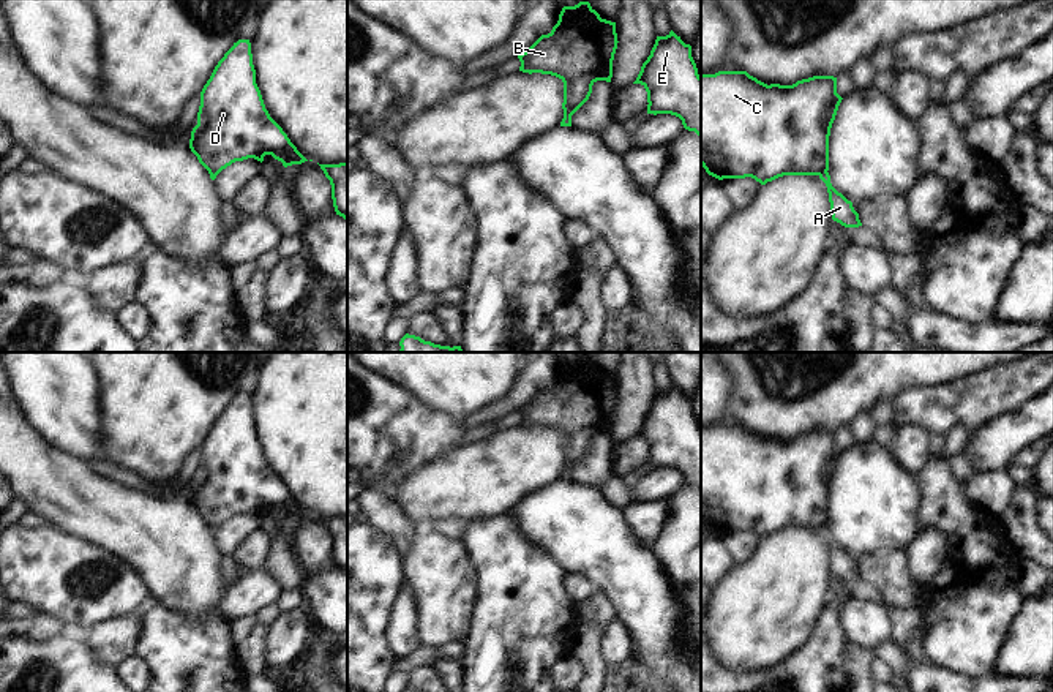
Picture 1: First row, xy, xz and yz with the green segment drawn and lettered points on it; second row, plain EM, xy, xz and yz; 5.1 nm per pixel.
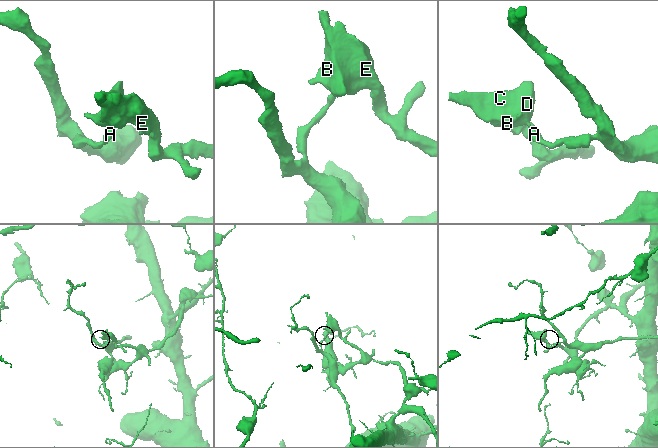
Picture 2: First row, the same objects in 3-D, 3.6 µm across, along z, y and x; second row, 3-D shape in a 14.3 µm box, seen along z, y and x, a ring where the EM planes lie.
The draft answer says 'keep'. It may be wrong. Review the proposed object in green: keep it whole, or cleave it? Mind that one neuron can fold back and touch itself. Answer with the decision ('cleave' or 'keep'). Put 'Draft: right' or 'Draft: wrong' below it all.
cleave
Draft: wrong

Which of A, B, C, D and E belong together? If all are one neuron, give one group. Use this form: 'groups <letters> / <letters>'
groups A / B C D E

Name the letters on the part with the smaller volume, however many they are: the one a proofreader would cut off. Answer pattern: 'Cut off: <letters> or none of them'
Cut off: A

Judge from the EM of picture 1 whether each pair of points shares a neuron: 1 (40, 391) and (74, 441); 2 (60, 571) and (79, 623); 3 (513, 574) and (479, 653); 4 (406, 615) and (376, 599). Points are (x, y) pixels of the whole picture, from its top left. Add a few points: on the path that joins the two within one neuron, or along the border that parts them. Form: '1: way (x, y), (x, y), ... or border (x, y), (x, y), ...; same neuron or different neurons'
1: way (52, 403), (73, 428); same neuron
2: way (65, 583), (79, 599), (79, 610); same neuron
3: way (504, 593), (504, 628), (498, 634); same neuron
4: border (404, 583), (390, 612), (385, 631), (387, 643); different neurons

